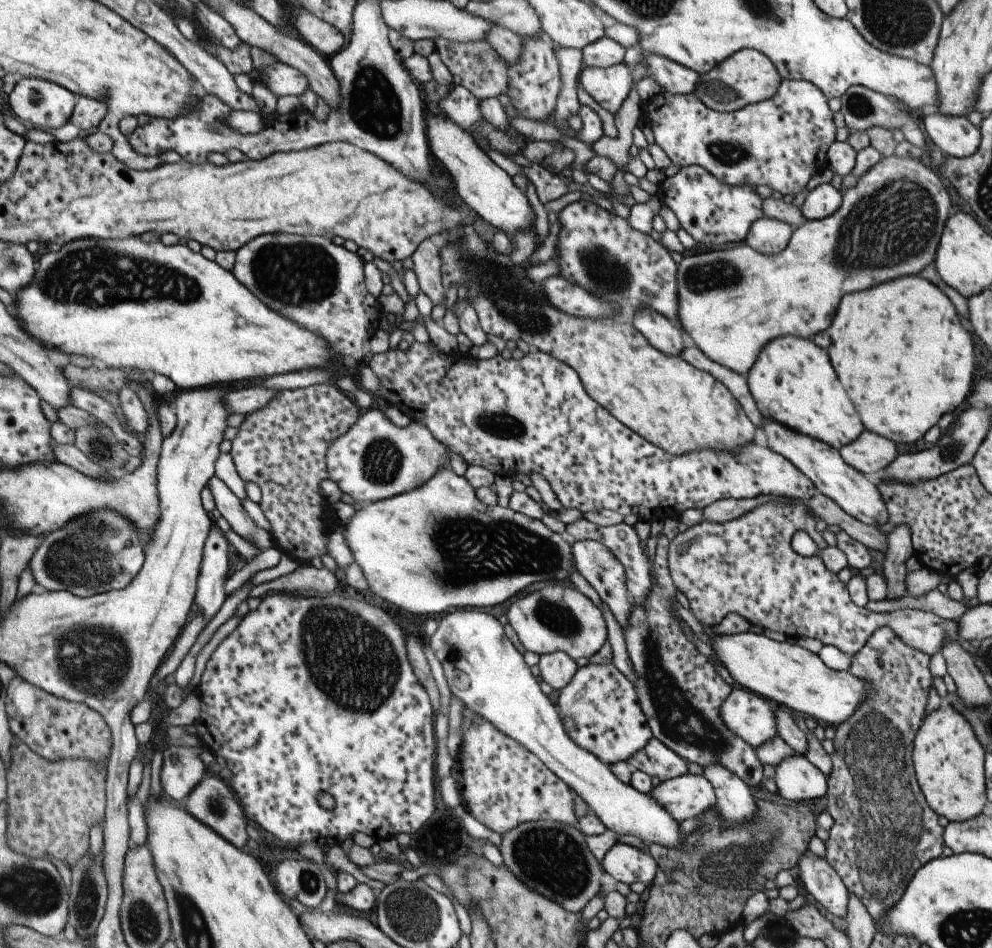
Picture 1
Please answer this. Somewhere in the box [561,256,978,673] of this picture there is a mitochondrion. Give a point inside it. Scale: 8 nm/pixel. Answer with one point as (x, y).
(955, 444)

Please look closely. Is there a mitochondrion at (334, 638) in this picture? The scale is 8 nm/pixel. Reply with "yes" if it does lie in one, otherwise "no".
yes

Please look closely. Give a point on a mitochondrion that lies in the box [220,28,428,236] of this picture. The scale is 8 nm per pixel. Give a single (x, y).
(374, 106)

